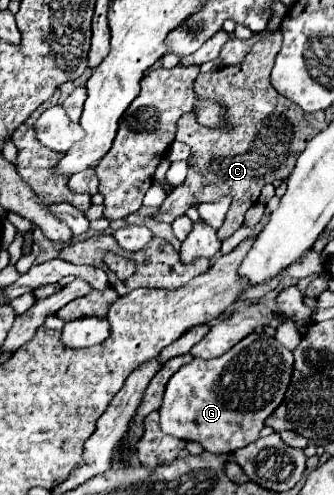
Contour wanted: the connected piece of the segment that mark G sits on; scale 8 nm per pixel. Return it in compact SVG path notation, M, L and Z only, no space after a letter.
M253 331L241 339L231 351L215 359L193 359L183 365L167 383L161 413L161 429L173 437L185 441L197 441L209 453L233 453L255 441L263 429L263 421L279 407L289 379L293 373L293 353L279 345L273 337Z

